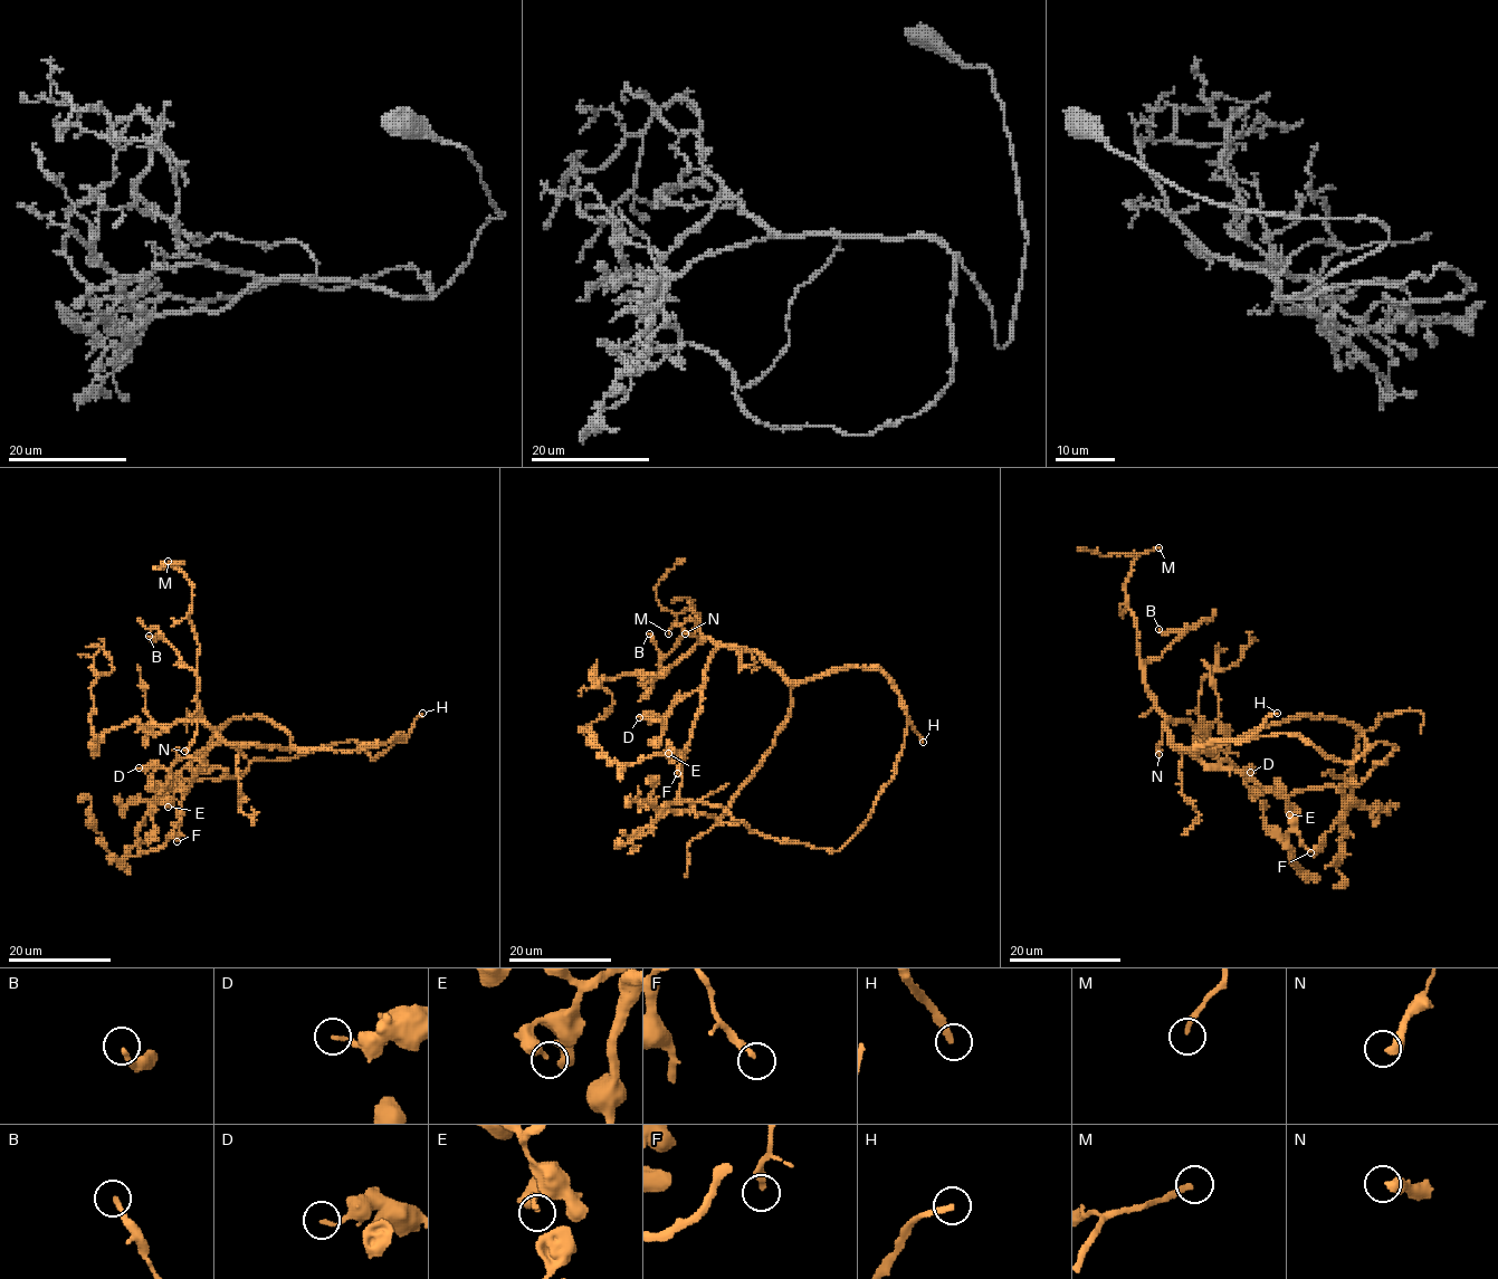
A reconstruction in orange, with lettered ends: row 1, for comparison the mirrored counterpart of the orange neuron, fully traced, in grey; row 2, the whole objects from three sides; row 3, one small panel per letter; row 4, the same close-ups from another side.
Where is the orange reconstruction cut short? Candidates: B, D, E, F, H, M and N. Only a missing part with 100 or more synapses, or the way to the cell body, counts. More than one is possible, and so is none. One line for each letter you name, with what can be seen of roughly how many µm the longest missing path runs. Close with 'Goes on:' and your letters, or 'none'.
H: Missing length about 80 µm
Goes on: H

